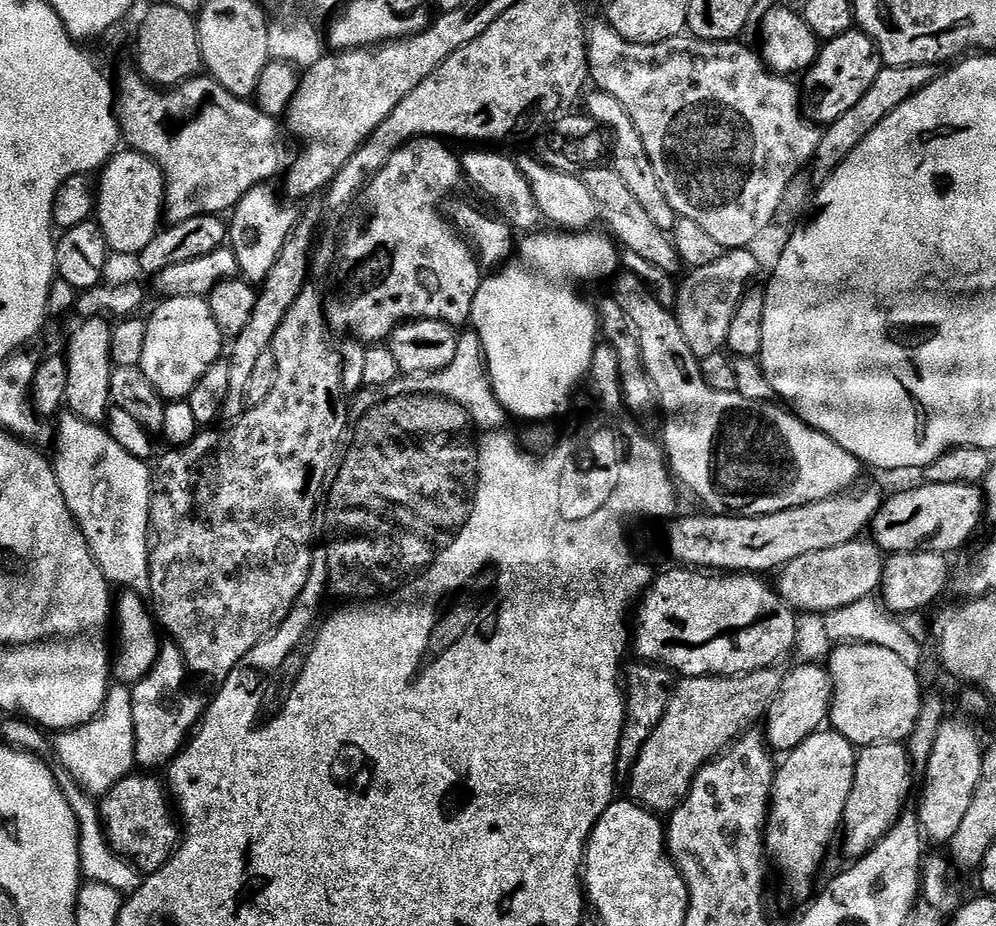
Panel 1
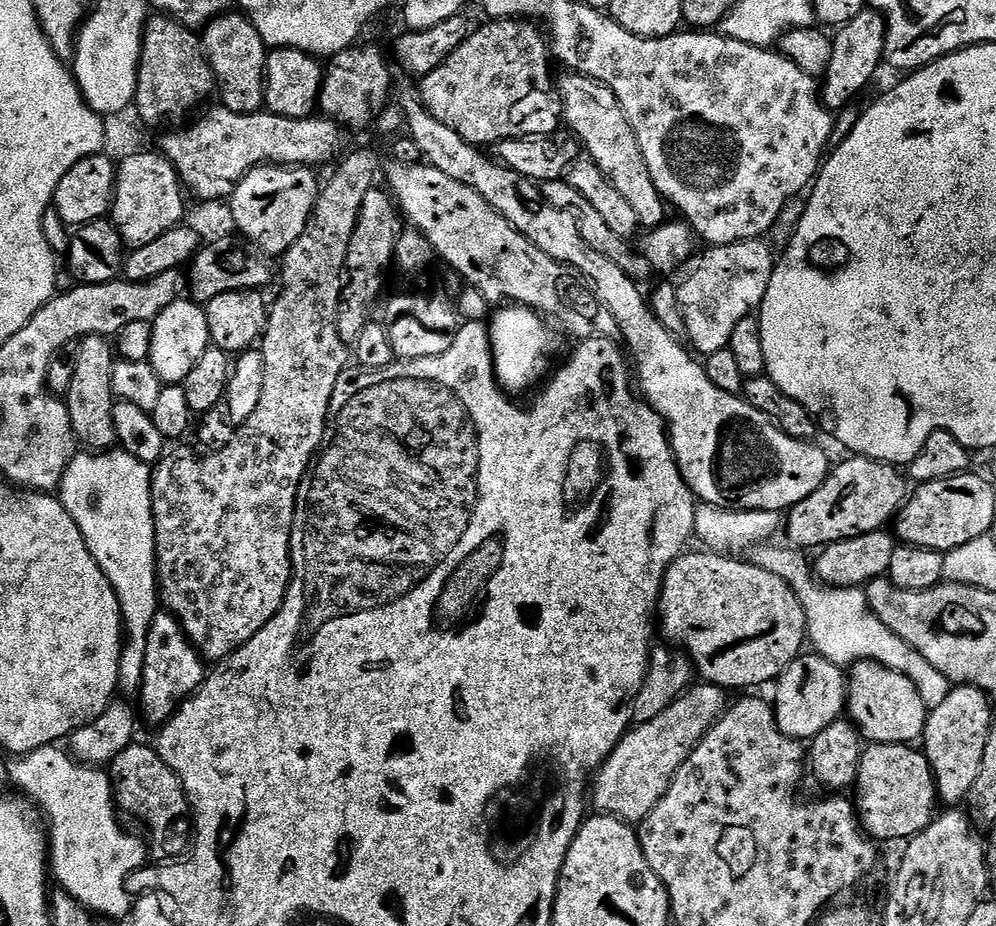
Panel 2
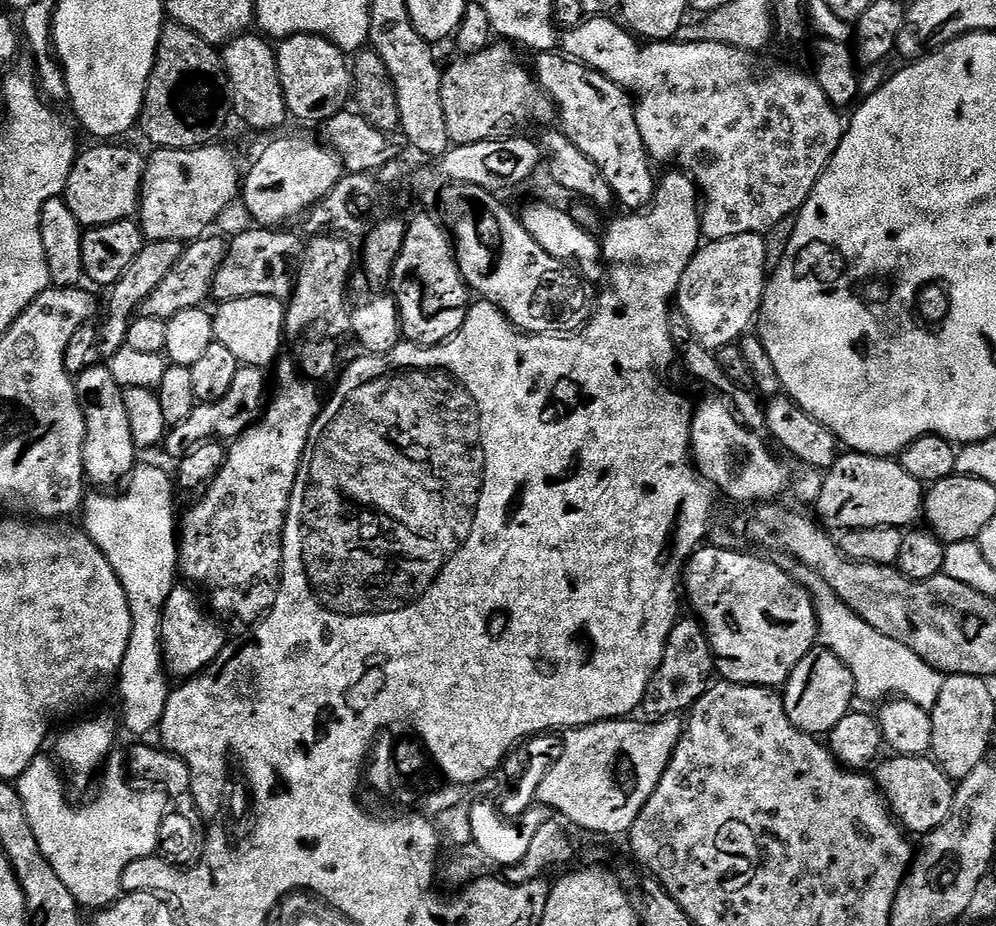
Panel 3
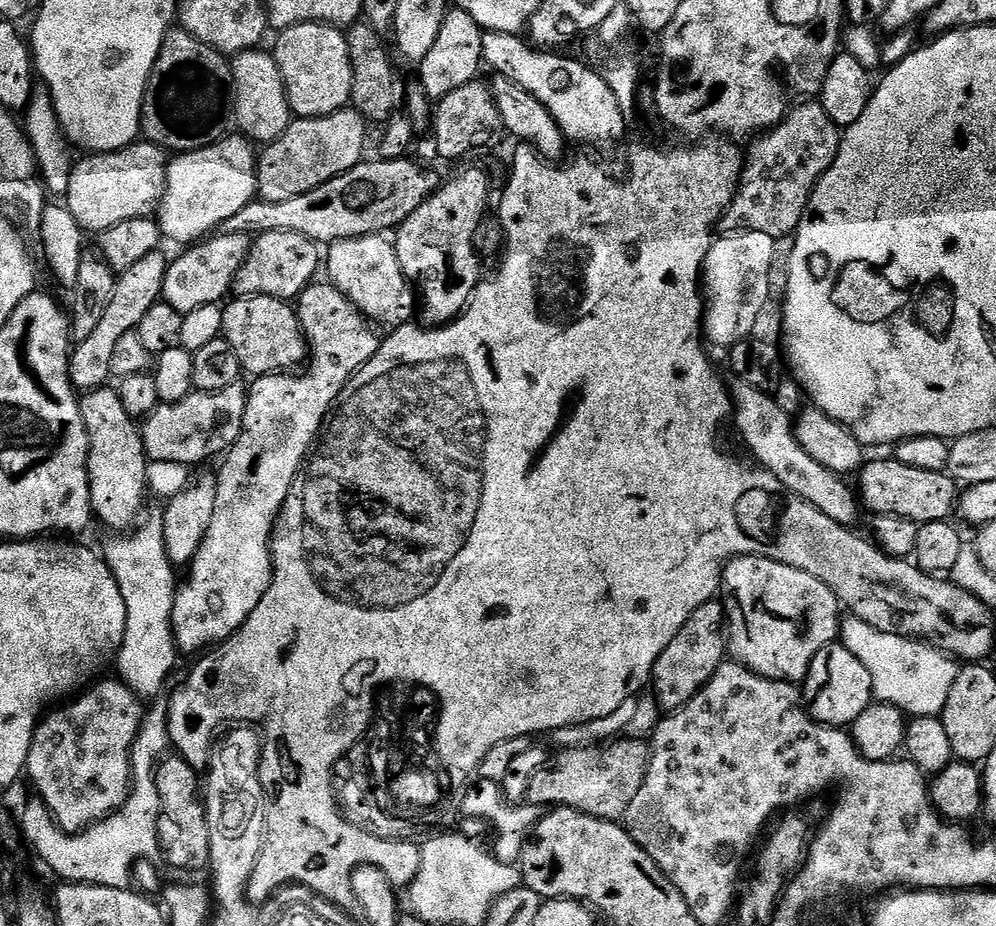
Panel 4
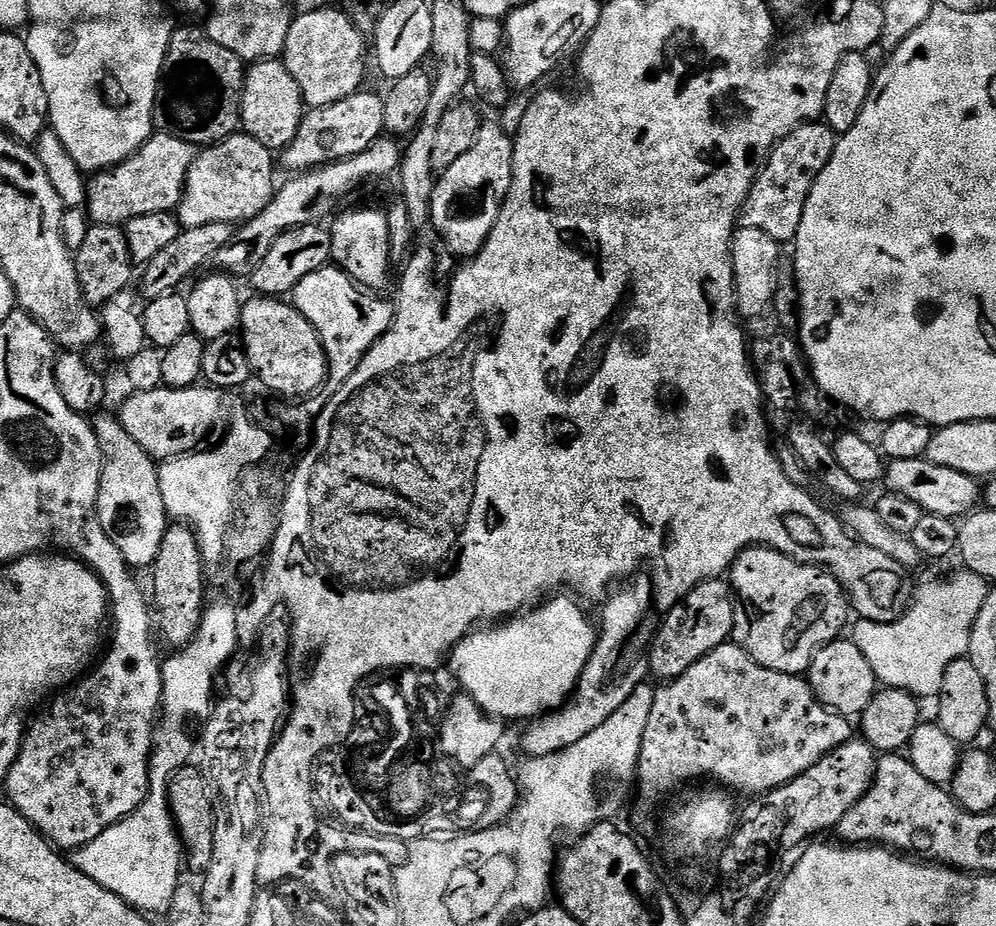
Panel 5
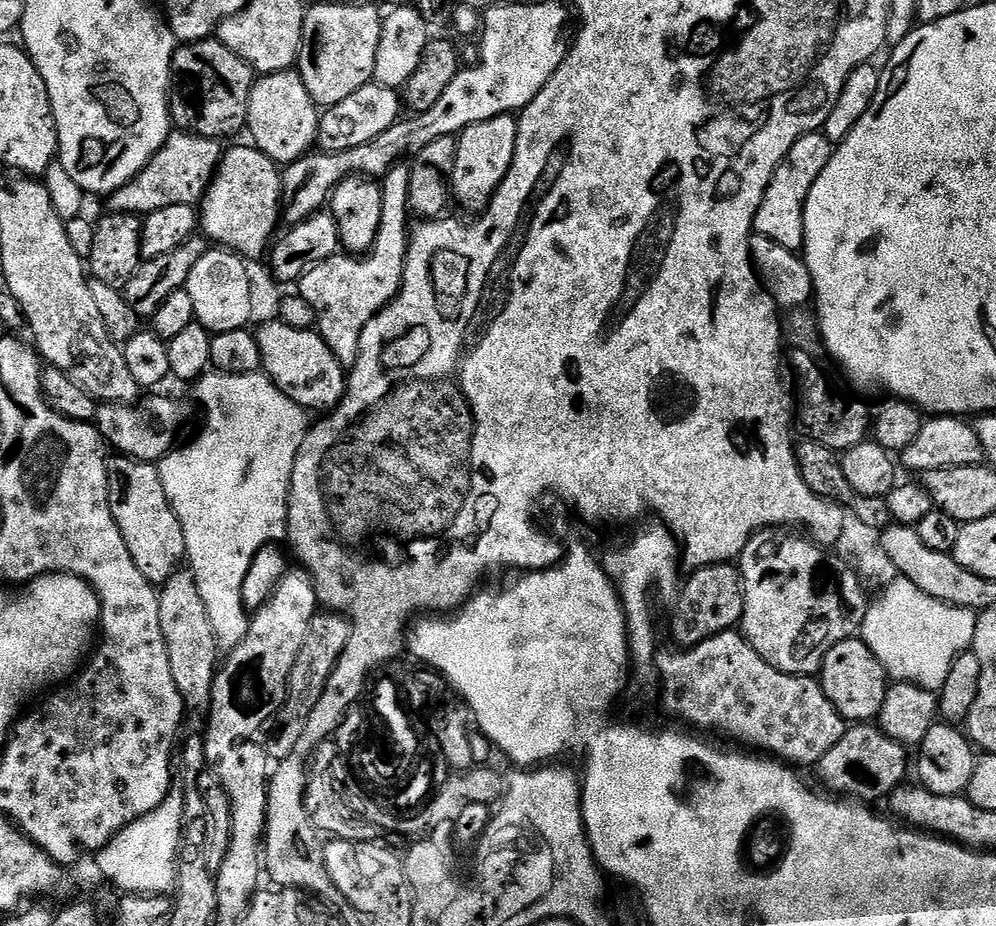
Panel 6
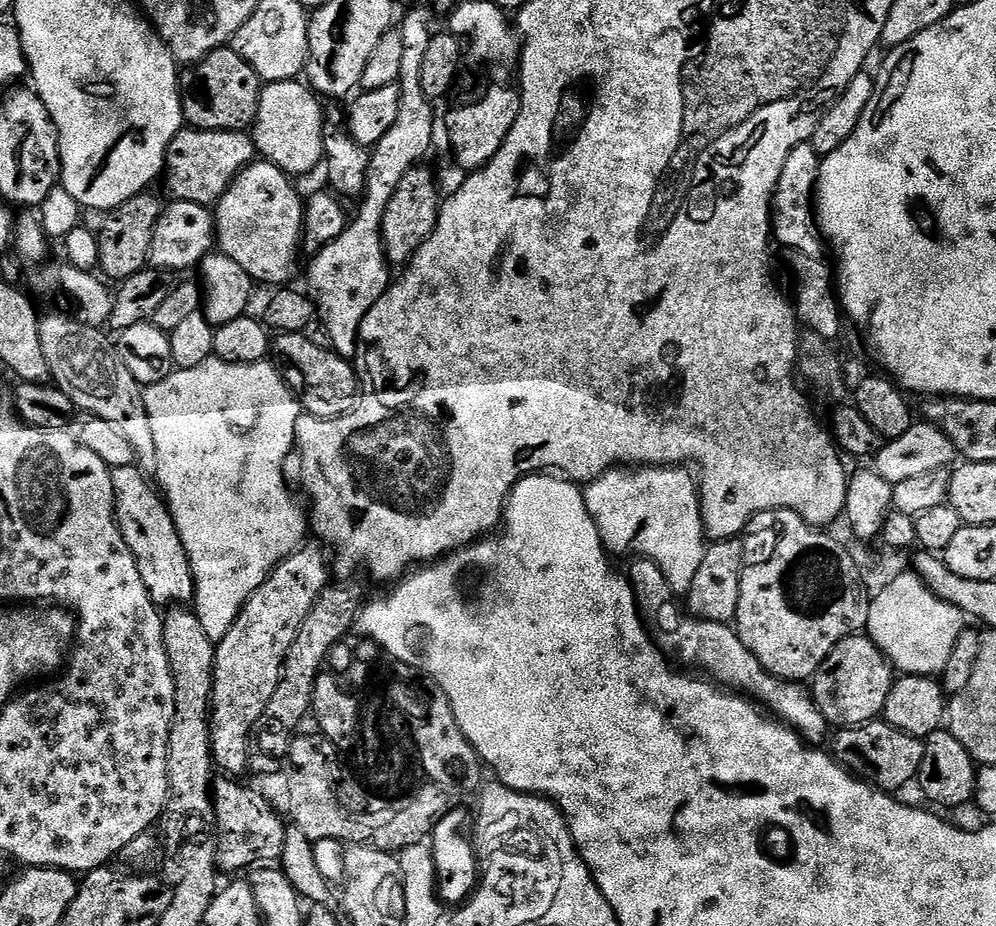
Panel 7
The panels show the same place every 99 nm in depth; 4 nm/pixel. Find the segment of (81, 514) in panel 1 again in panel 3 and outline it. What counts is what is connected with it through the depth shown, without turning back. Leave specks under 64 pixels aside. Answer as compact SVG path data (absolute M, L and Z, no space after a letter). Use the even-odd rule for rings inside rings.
M144 462L137 463L136 467L132 470L132 475L127 477L126 485L128 484L128 489L125 490L121 496L107 496L107 491L104 490L96 490L96 493L89 495L87 499L85 499L82 505L82 517L84 516L84 521L82 521L82 527L85 532L87 532L90 539L94 542L94 546L98 546L98 550L102 550L102 554L106 558L106 562L110 562L110 566L114 570L114 574L118 574L118 582L122 582L122 590L126 590L126 598L128 599L128 605L130 606L130 618L132 619L132 633L130 634L130 642L126 646L126 658L122 658L122 666L120 667L120 674L118 677L118 692L120 688L120 696L124 699L124 724L129 728L130 731L133 732L134 735L140 736L136 738L148 738L148 735L155 733L160 726L160 719L162 718L162 714L166 710L166 702L168 701L168 694L170 691L170 677L167 672L164 670L164 659L162 658L162 650L160 649L160 627L162 626L162 610L164 609L164 603L166 602L166 598L170 598L170 590L172 588L177 587L178 584L178 512L176 516L176 508L172 505L172 484L174 488L174 480L167 476L166 473L163 472L162 469L159 468L156 464L144 464Z

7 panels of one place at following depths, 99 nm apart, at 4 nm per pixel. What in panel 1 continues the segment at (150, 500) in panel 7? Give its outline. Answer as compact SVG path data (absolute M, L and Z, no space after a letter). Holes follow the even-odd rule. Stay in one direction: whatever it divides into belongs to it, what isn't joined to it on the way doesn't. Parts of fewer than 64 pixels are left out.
M84 318L72 332L68 340L68 373L66 374L66 398L64 403L71 415L100 422L108 415L112 404L110 398L110 378L112 377L112 355L110 354L110 338L113 325L104 318Z

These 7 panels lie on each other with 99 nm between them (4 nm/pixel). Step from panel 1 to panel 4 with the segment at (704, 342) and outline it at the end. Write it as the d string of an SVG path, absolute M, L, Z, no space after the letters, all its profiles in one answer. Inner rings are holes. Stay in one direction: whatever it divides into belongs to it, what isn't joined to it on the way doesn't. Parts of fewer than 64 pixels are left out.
M732 230L724 235L728 236L721 240L720 237L713 239L702 269L702 332L709 345L717 344L721 350L727 350L738 341L749 339L753 335L752 327L755 326L760 311L769 303L767 278L776 242L770 234L747 230Z

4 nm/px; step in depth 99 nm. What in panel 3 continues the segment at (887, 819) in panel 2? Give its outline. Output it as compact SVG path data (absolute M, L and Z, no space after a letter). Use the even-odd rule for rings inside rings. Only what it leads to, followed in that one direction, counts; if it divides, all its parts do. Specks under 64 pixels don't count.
M892 754L889 757L889 760L881 759L875 769L876 785L888 799L888 807L892 809L896 823L903 827L905 833L917 832L917 837L923 838L938 826L942 826L946 818L950 818L950 810L954 806L956 784L946 775L944 769L928 756Z

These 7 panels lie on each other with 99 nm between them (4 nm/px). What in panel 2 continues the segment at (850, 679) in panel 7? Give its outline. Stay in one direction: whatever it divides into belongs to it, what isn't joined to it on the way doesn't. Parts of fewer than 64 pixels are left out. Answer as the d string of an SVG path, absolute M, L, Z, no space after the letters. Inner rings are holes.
M802 654L780 676L776 688L776 721L778 730L801 742L811 742L826 726L841 719L846 712L848 690L846 672L841 665L819 654Z

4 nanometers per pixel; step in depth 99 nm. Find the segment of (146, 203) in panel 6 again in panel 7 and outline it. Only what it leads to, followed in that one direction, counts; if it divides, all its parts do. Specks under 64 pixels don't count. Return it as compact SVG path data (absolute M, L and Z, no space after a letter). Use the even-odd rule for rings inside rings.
M185 126L180 129L180 133L174 137L168 147L168 159L162 173L162 184L168 187L167 195L171 199L215 206L219 204L222 194L226 194L226 190L232 185L237 174L248 164L253 163L257 156L256 141L247 131L223 132Z

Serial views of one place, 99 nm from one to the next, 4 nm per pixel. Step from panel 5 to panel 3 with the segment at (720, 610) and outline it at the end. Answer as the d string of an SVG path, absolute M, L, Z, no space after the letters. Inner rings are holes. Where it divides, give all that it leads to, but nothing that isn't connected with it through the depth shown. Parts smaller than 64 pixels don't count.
M695 618L684 619L677 619L676 625L670 630L662 662L658 662L658 670L652 672L650 682L646 686L646 694L642 698L640 708L648 720L662 720L666 716L687 713L692 704L698 702L698 698L702 698L702 694L713 683L712 648L708 645L704 625Z

